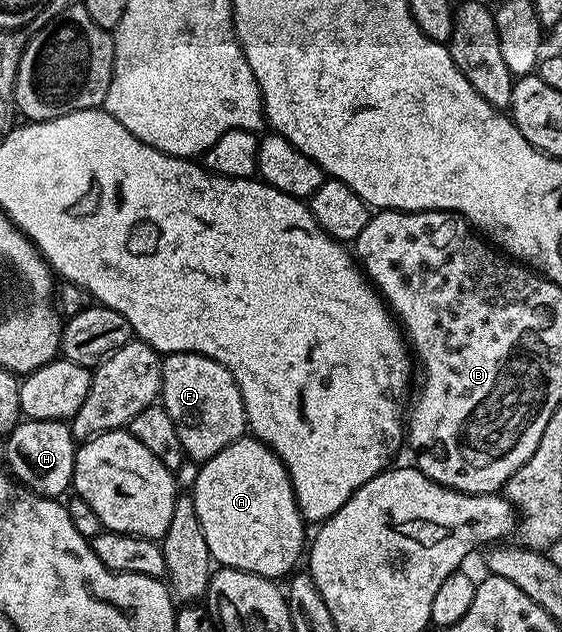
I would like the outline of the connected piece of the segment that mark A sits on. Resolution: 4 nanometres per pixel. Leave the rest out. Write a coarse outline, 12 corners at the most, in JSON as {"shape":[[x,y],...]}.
{"shape":[[242,437],[191,494],[214,564],[274,581],[306,550],[281,458]]}

